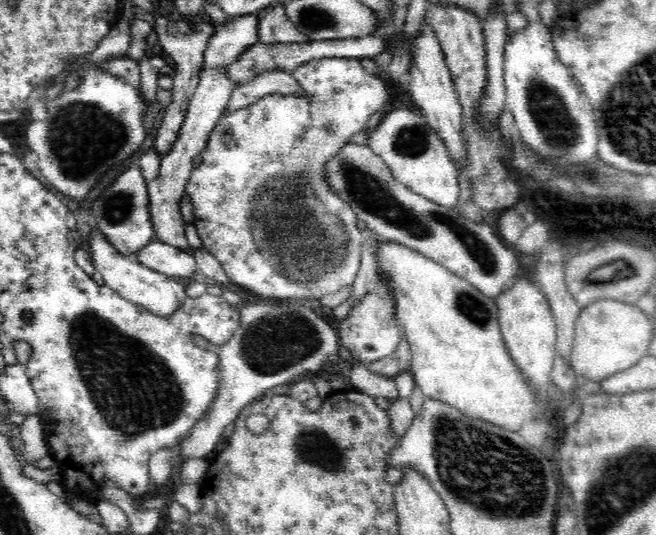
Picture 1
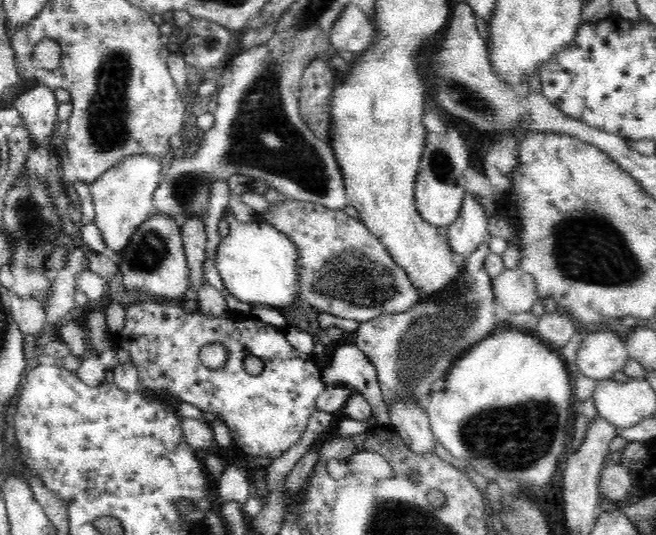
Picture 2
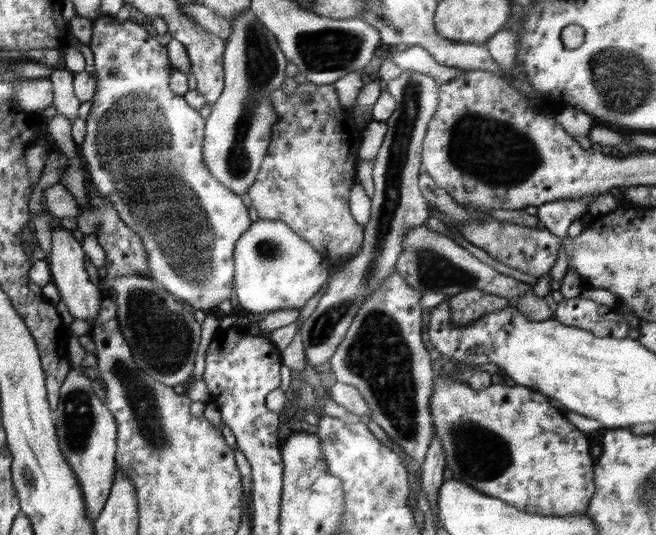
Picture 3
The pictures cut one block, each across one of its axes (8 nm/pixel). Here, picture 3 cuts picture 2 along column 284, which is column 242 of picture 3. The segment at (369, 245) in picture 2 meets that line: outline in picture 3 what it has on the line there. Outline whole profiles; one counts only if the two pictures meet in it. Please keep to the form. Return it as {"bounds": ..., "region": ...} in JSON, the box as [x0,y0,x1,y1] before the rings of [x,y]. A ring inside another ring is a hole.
{"bounds":[79,14,253,313],"region":[[[101,14],[93,21],[88,45],[94,56],[98,85],[91,99],[90,114],[85,120],[86,136],[79,146],[84,171],[98,189],[98,194],[114,206],[118,217],[141,238],[149,262],[148,277],[180,302],[188,302],[190,306],[187,307],[191,310],[208,313],[222,300],[228,300],[235,290],[233,252],[238,239],[253,223],[248,208],[240,196],[214,179],[204,165],[205,119],[186,103],[183,95],[174,94],[170,88],[171,62],[167,47],[160,43],[160,38],[148,35],[142,25],[130,19],[118,21],[116,17]]]}

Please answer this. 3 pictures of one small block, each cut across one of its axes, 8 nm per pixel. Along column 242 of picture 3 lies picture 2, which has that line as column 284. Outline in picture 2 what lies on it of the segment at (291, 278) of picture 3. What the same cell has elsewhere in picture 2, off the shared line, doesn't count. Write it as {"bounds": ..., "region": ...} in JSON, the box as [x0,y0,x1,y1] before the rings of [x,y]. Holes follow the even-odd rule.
{"bounds":[216,206,301,310],"region":[[[229,206],[226,210],[229,210],[225,218],[229,233],[219,243],[216,265],[228,292],[246,304],[260,302],[277,310],[301,303],[298,299],[300,251],[296,243],[262,219],[244,223],[236,219]]]}

